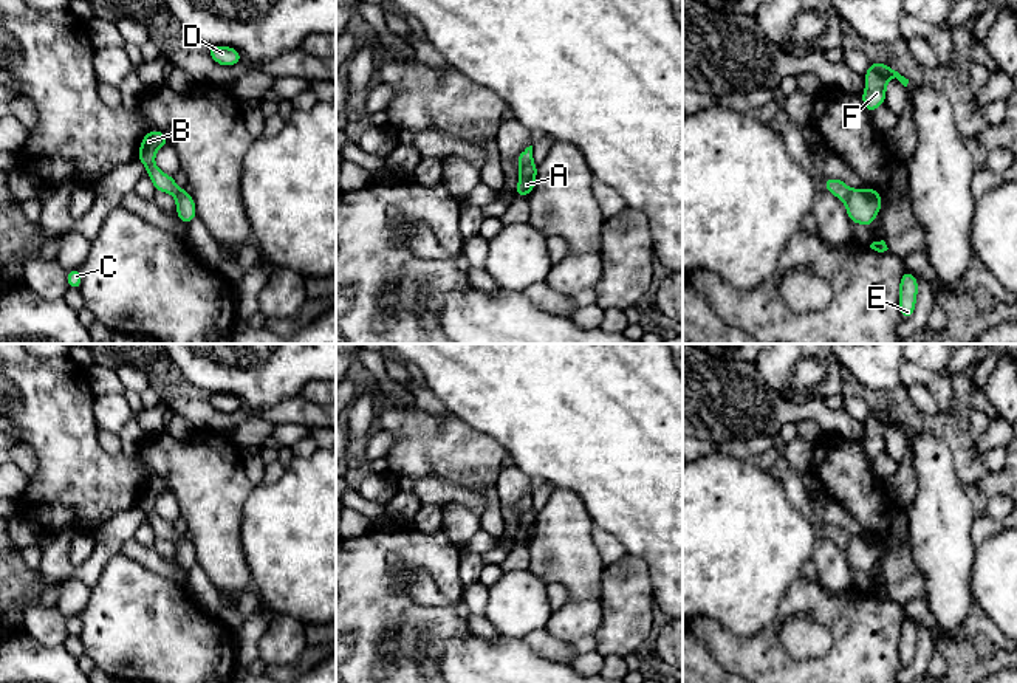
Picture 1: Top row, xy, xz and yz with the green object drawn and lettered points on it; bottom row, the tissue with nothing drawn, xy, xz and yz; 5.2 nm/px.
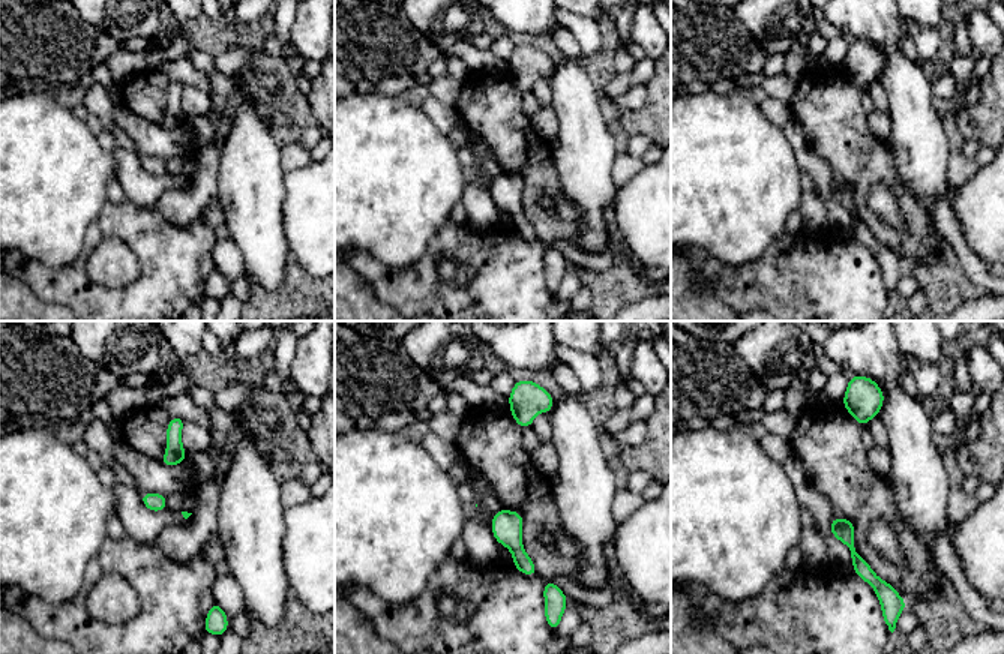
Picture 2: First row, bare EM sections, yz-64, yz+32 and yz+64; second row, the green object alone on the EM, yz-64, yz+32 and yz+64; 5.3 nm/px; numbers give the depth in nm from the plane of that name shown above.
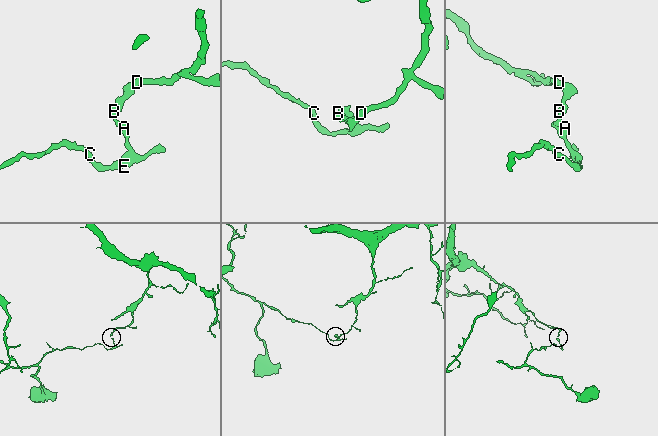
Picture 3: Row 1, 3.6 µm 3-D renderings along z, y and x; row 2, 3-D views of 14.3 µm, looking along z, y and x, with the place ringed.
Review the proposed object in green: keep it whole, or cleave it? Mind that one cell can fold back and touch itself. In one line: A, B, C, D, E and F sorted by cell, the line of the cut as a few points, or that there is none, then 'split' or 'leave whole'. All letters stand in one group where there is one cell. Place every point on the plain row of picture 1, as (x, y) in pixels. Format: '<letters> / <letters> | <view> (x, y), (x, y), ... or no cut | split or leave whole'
A C E / B D F | yz (852, 536), (844, 549) | split

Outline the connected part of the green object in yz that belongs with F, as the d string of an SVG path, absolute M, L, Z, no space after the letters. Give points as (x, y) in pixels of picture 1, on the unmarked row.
M870 409L865 424L865 437L861 441L864 454L867 460L871 462L875 455L885 451L885 437L887 437L887 427L890 424L896 424L904 434L907 434L909 426L901 423L898 418L895 418L892 414L885 410L873 410Z

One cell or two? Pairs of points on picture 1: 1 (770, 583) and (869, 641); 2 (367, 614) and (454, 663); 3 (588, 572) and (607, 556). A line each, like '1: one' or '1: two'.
1: two
2: two
3: two

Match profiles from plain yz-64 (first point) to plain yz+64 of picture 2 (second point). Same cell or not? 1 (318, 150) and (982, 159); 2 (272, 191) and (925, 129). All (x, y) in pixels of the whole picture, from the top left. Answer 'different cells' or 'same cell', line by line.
1: same cell
2: same cell

